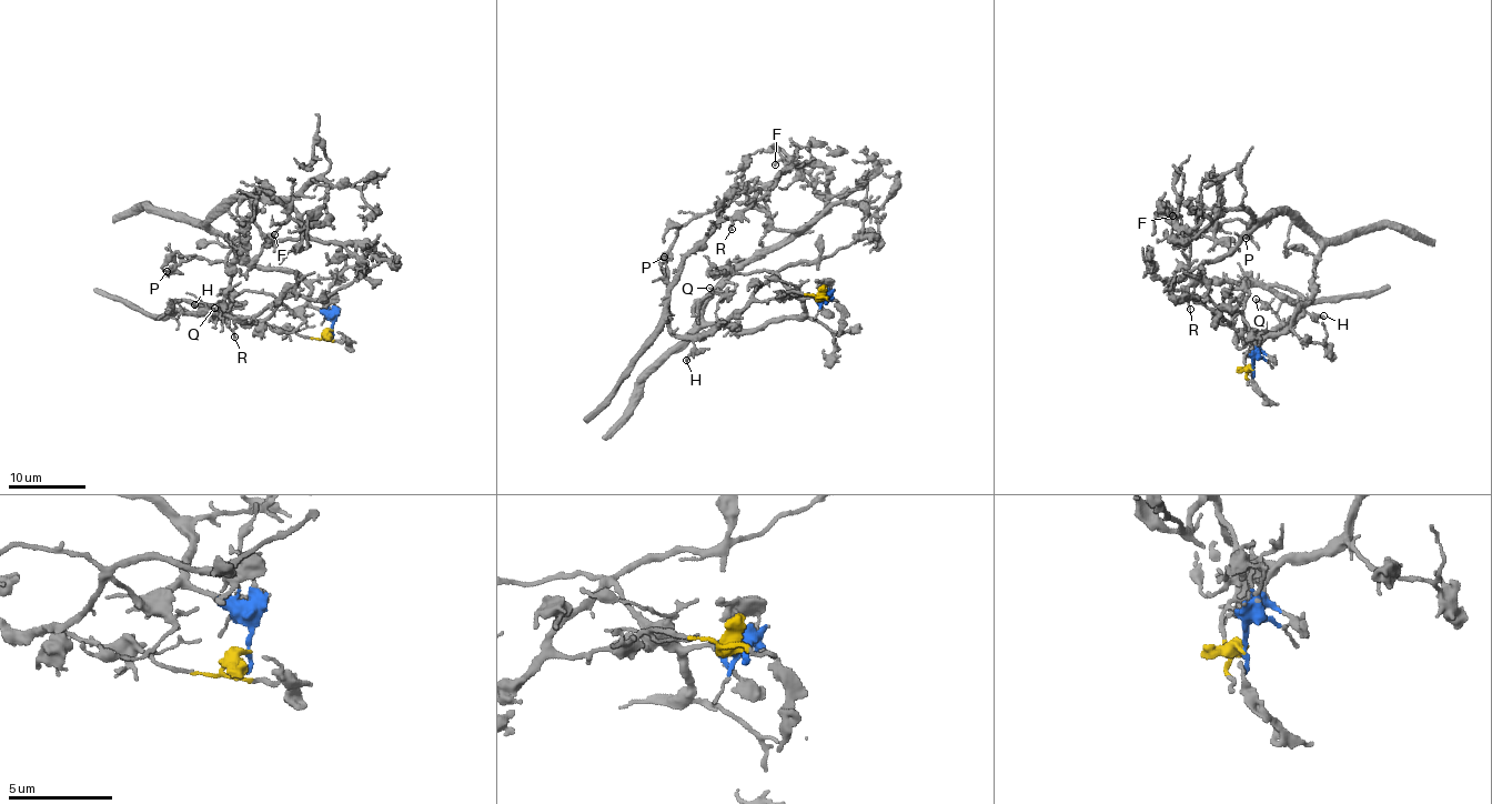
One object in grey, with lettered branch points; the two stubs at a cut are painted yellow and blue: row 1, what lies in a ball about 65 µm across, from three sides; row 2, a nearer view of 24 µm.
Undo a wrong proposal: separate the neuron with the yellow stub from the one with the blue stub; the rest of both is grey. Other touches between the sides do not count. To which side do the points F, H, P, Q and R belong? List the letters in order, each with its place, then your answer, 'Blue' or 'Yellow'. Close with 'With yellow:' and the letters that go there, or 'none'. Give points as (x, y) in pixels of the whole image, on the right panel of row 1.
F: Place: (1172, 215). Blue
H: Place: (1323, 315). Yellow
P: Place: (1246, 238). Yellow
Q: Place: (1256, 299). Yellow
R: Place: (1190, 309). Yellow
With yellow: H, P, Q, R

